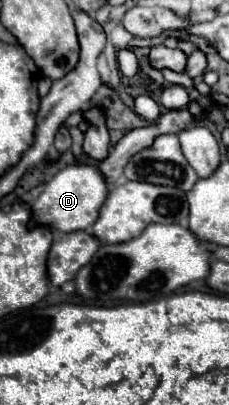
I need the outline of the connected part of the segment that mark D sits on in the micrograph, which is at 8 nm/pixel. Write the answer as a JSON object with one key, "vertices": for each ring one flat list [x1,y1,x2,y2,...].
{"vertices":[[77,161,77,163,61,169,49,183,45,183,43,193,31,205,33,207,33,221,31,223,33,225,41,223,41,225,47,225,55,231,65,231,65,233,91,229,91,225,99,217,99,209,105,203,107,193,109,193,109,183,105,181,103,173,99,173,99,169,95,165,87,165,87,163]]}

